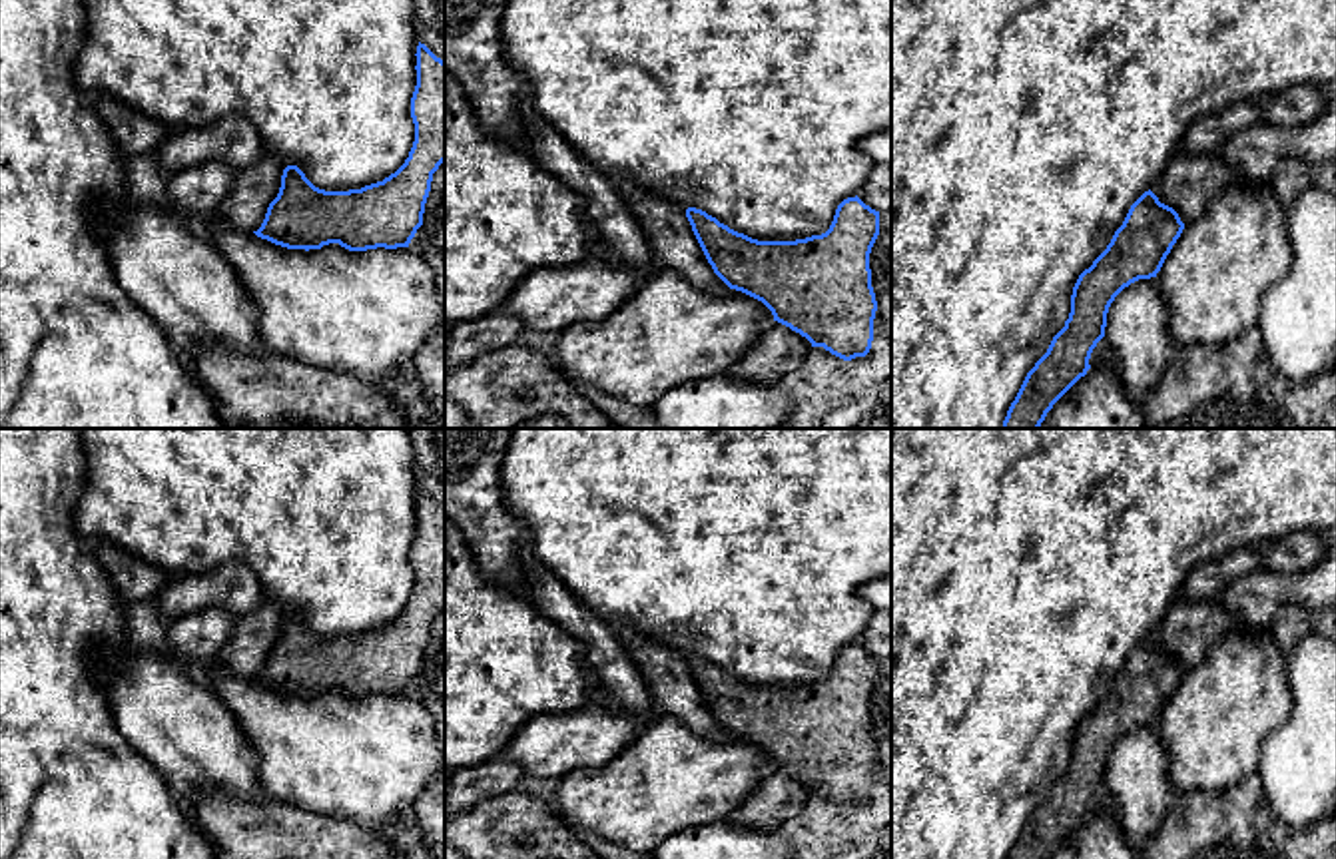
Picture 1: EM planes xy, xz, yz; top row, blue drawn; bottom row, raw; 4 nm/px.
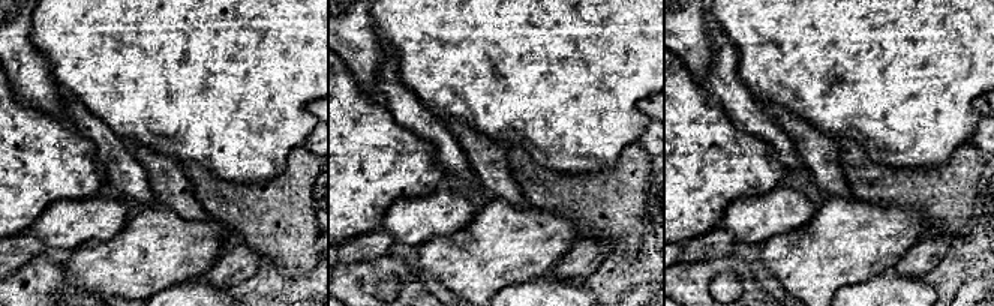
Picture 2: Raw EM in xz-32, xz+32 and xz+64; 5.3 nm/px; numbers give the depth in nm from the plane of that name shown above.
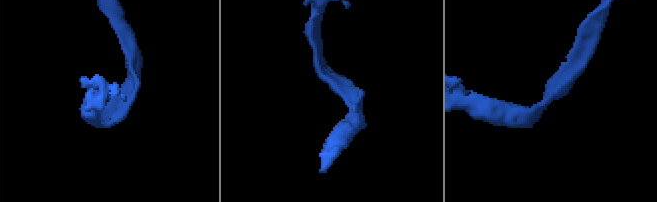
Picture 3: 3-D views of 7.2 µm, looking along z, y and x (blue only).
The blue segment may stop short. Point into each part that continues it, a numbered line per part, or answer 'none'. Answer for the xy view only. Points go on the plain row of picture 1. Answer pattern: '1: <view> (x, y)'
none

